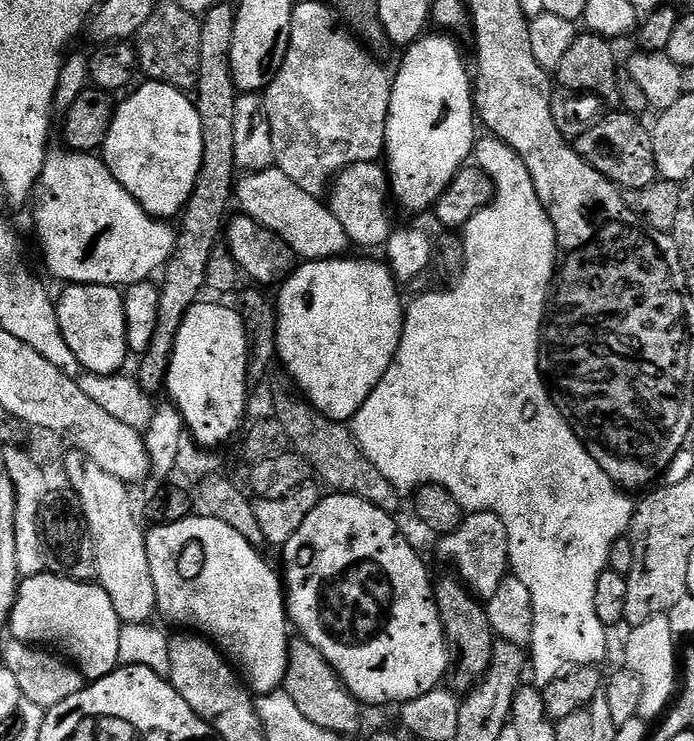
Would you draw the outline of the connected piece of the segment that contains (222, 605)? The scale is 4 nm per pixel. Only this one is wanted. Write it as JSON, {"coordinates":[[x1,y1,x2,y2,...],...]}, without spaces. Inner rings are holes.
{"coordinates":[[193,514,185,520,174,521,172,523,160,522,157,528,148,528,146,532,146,554,150,558,150,574,154,574,154,590,156,591,156,607,159,615,165,616,172,624,181,624,181,629,191,630,201,637,207,638,211,643,220,649,221,653,238,669,245,685,257,697,268,696,271,692,279,692,283,689,286,670,288,669,288,645,290,643,290,621,288,619,288,609,286,607,286,593,281,577,259,556,257,545,246,542,242,534,237,534,230,530,218,518,210,518,203,514]]}

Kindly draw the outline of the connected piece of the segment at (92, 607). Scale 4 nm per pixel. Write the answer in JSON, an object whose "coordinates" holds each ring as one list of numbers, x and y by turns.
{"coordinates":[[48,570,42,572,21,579,10,617,11,639,47,646,63,654,75,663,87,681,108,676,120,664,119,635,123,628,110,596,97,583,68,580]]}

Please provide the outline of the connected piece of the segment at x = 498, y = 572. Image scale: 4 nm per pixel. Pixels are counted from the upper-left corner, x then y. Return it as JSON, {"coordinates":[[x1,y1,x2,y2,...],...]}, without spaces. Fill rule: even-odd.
{"coordinates":[[473,512,465,515,453,533,439,537,440,556,452,563,451,571,462,581,465,588,481,602,494,598,498,586,510,574,508,563,508,535,506,525,493,512]]}

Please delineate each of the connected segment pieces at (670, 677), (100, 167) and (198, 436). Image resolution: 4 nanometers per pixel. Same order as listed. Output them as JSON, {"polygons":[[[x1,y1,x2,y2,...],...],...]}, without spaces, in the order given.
{"polygons":[[[667,615,655,616,631,629,624,644,624,660,627,671,633,672,642,682,642,706,639,719,649,722,665,715,678,692,678,637,672,632]],[[60,146,60,149,49,151,44,169,40,175,40,181,36,184,34,193,34,205,36,204,36,236,40,239,40,248,44,251,44,264,57,276,64,280,65,285,69,284,111,284,113,286,127,286,129,284,143,284,153,279,152,275,159,273,167,265,172,253,176,250,177,233,174,231,171,223,157,220,149,212,144,211,144,207,139,204,124,189,122,185,110,174,110,170,105,166,103,159,99,155,89,154,87,152,73,152,67,147]],[[197,302,188,311,178,330,170,358,166,396,182,414,187,434,203,449,216,450,244,426,250,391,248,335,235,307,204,303]]]}

